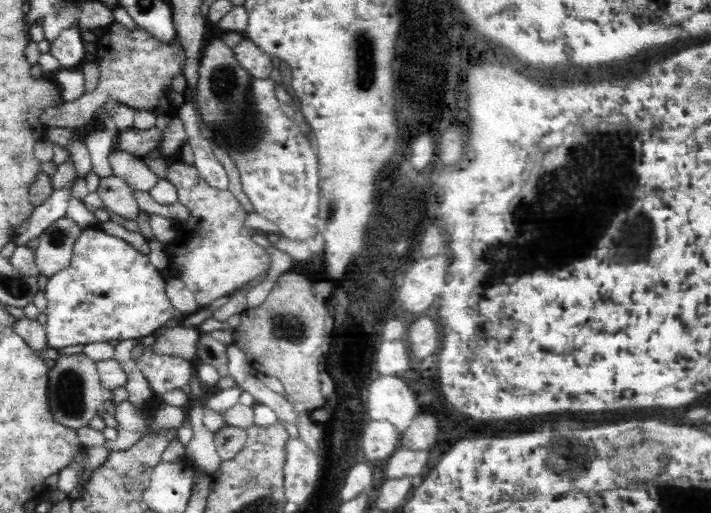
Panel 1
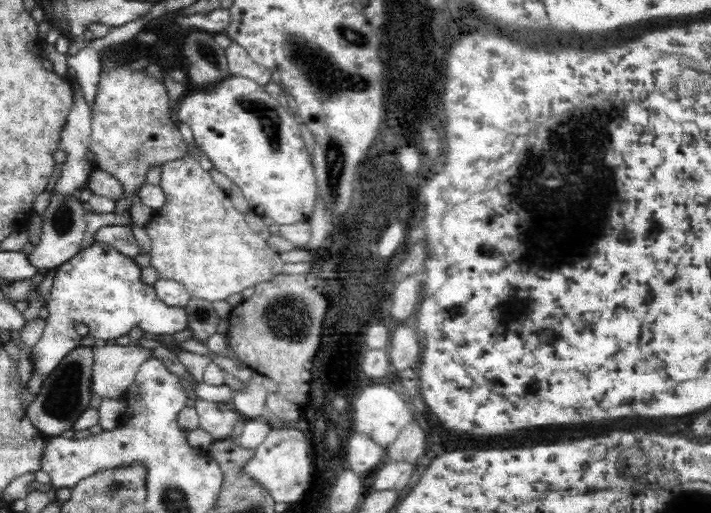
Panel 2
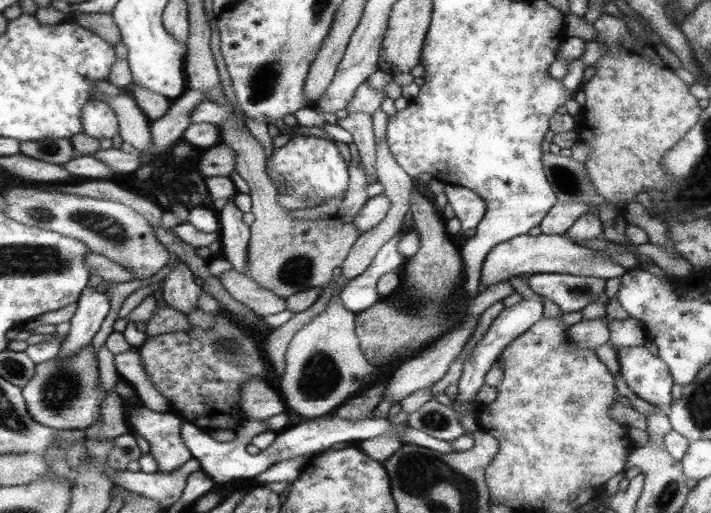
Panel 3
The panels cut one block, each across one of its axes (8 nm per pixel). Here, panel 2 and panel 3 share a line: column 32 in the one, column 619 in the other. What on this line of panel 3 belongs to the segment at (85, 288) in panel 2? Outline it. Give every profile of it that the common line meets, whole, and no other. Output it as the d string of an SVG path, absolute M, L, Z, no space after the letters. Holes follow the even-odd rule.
M643 346L615 348L620 375L630 390L642 400L667 409L672 404L674 377L666 362L650 354Z

